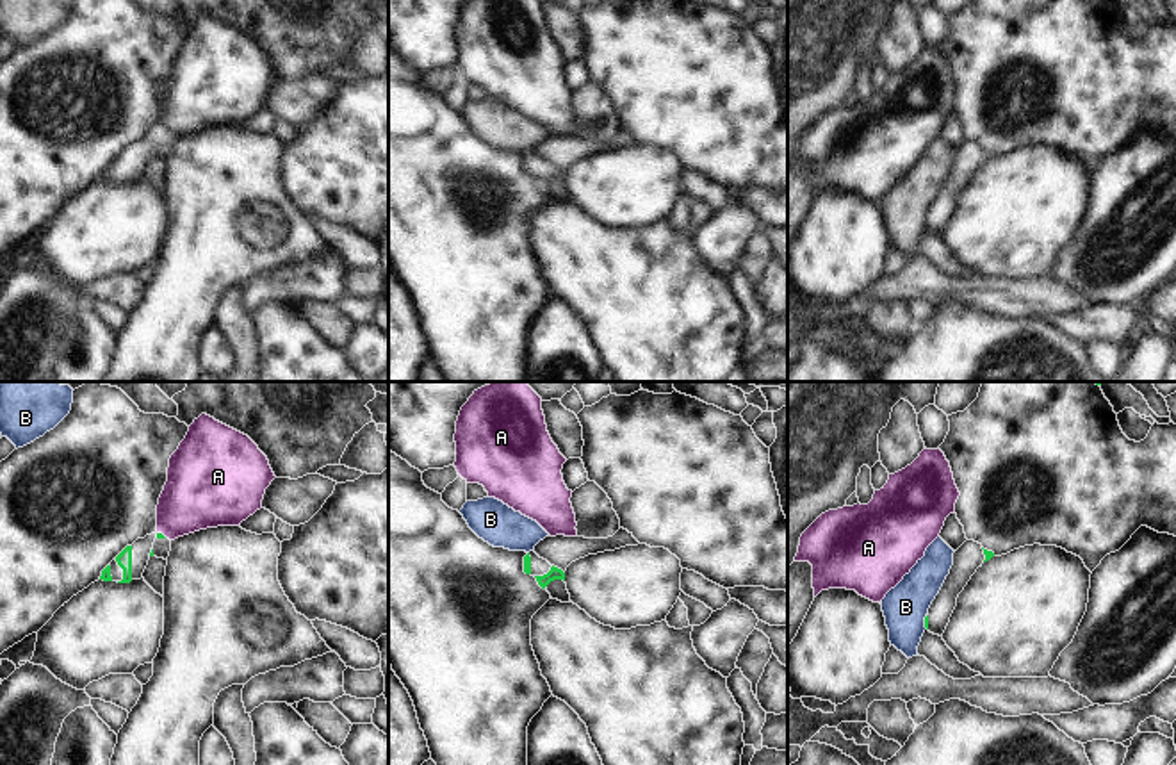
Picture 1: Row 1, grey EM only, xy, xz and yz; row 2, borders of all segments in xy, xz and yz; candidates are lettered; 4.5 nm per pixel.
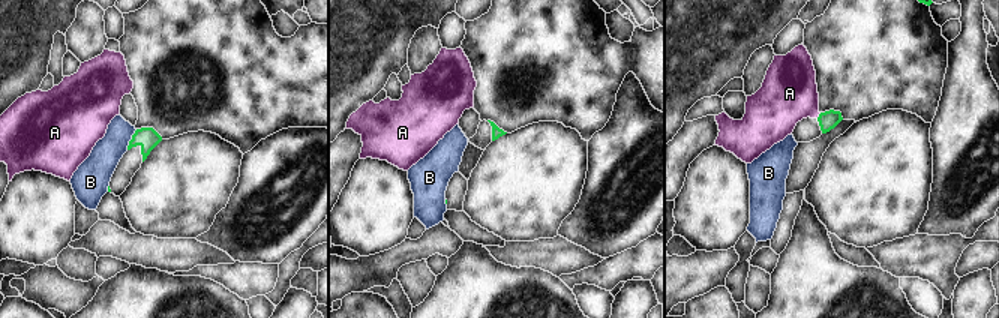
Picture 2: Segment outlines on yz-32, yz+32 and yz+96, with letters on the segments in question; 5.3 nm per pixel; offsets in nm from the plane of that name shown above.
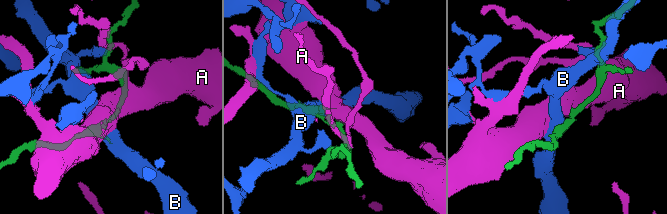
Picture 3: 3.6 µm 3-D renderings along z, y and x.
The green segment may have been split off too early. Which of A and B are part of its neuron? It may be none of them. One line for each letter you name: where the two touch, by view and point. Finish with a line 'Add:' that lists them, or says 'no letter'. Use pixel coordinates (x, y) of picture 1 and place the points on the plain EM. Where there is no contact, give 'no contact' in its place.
Add: no letter

